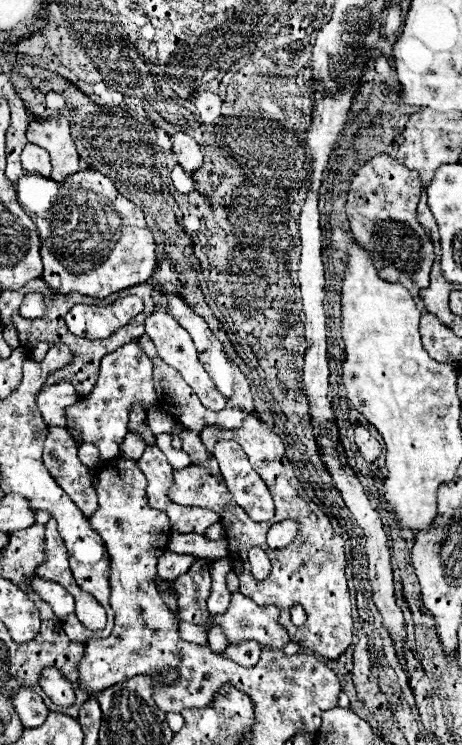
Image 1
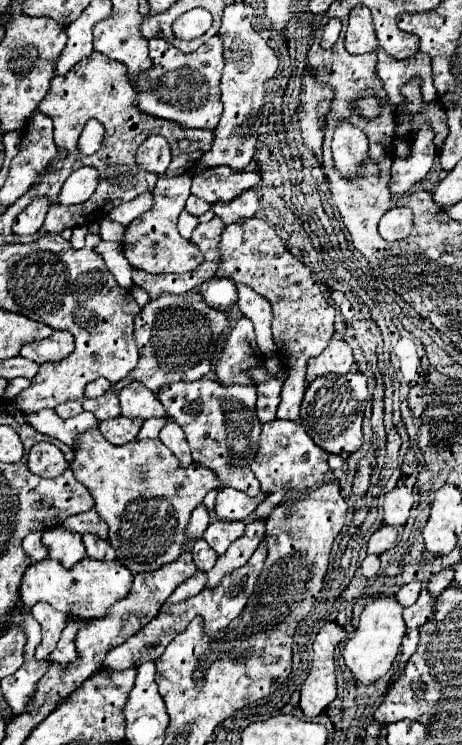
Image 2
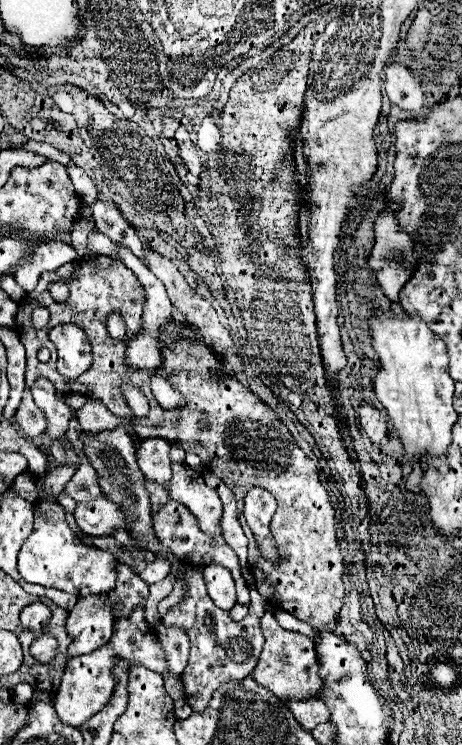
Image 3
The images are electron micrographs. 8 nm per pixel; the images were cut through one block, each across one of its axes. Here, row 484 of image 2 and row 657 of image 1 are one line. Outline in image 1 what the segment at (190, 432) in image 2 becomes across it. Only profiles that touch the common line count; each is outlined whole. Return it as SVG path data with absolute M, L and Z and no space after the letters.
M250 640L240 646L228 646L222 652L222 656L228 660L234 660L240 666L256 666L256 662L260 658L260 646L254 640Z

